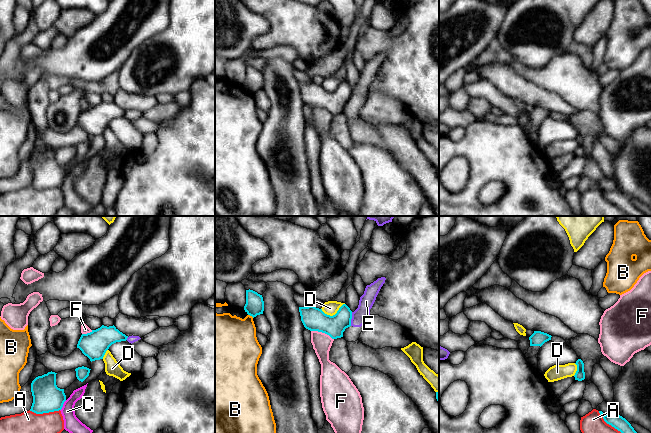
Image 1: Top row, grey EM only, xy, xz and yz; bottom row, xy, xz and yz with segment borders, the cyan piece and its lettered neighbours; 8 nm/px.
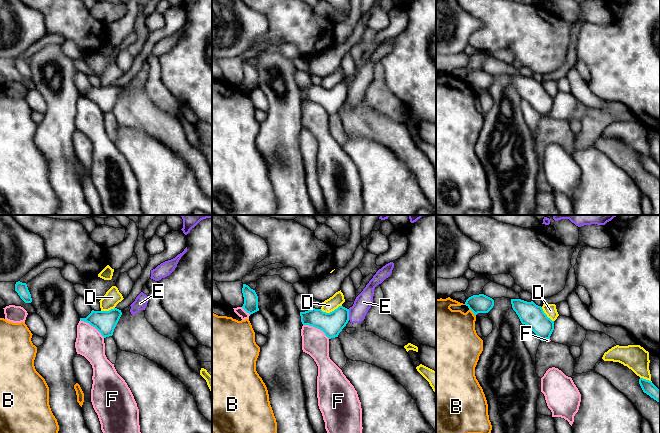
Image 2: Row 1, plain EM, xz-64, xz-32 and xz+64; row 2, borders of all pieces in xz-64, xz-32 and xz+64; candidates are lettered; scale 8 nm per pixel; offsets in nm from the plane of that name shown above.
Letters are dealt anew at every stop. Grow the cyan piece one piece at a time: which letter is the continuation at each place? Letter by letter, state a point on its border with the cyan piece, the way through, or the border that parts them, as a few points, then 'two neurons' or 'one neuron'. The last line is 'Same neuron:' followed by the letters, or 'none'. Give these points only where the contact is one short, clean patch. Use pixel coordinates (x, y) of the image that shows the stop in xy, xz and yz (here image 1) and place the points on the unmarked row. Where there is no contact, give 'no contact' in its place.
A: meets cyan in xy at (44, 188); two neurons
B: meets cyan in xz at (251, 91); two neurons
C: meets cyan in xy at (62, 181); two neurons
D: meets cyan in xz at (333, 91); two neurons
E: meets cyan in xz at (351, 94); border along xz (352, 88), (350, 101); two neurons
F: meets cyan in xz at (322, 108); two neurons
Same neuron: none

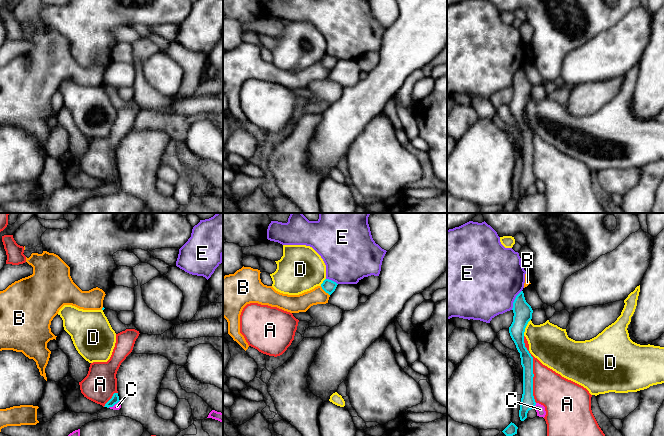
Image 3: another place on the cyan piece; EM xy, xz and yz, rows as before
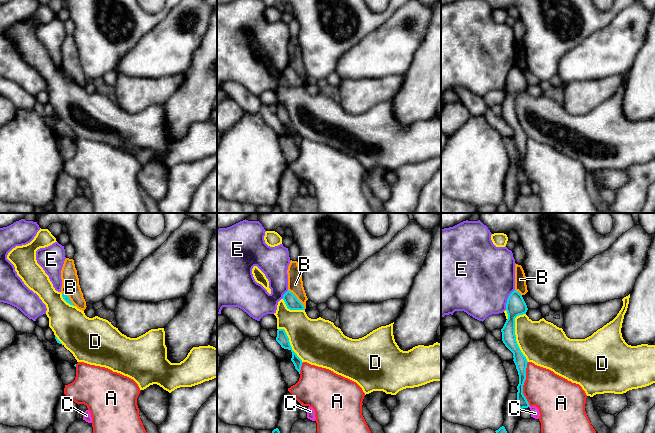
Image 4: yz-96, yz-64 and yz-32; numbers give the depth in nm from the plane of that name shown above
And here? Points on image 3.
A: meets cyan in yz at (532, 145); two neurons
B: meets cyan in xz at (325, 67); border along xz (320, 62), (329, 71); two neurons
C: meets cyan in yz at (535, 180); one neuron
D: meets cyan in yz at (525, 103); two neurons
E: meets cyan in yz at (514, 76); two neurons
Same neuron: C

